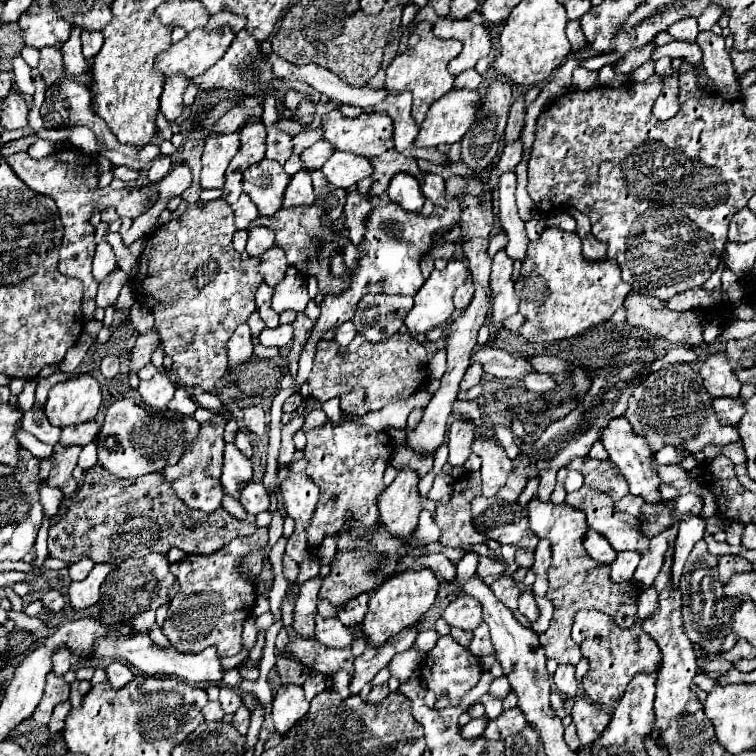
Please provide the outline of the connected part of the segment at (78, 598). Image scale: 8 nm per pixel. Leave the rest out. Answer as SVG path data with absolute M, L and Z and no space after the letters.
M99 563L93 567L93 571L87 575L87 579L83 579L79 583L71 583L69 605L73 609L87 609L87 607L95 605L99 599L99 587L113 569L115 569L113 563Z

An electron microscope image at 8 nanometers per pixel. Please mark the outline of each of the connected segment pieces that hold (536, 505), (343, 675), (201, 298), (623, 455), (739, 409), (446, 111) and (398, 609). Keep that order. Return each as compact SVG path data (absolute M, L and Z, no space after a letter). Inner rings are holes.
M531 499L527 513L529 513L531 531L539 539L547 539L551 543L551 553L553 553L551 567L547 571L547 577L549 577L547 599L553 601L555 613L553 613L549 629L539 635L539 641L545 647L547 659L555 659L557 663L577 665L581 659L581 651L575 645L575 641L571 639L571 627L573 627L573 619L575 619L577 611L597 609L597 611L603 611L609 617L613 617L613 621L619 627L623 627L623 629L633 627L639 595L643 593L643 585L639 585L637 581L613 583L611 575L609 575L611 567L597 565L587 555L587 551L583 547L583 539L587 533L587 517L583 515L583 511L579 511L567 503L553 505L553 503L539 503L537 499Z
M341 670L332 674L327 680L327 689L339 691L339 695L345 699L345 697L349 697L349 695L351 695L351 693L349 693L349 683L351 683L351 677L349 677L349 673ZM329 680L331 680L330 686Z
M223 199L193 203L185 215L159 227L147 237L145 249L139 257L137 273L129 281L135 299L151 309L165 353L173 357L173 365L167 371L167 377L177 387L183 387L189 397L193 397L197 387L211 391L227 373L225 343L233 331L255 311L255 291L263 283L263 275L259 275L259 259L241 259L241 255L233 249L231 235L235 231L233 211Z
M619 417L619 419L611 419L611 423L603 429L599 441L603 443L603 447L607 449L609 453L609 461L613 461L619 469L619 473L625 477L625 481L629 483L629 491L633 495L639 495L643 497L647 503L655 503L659 501L659 477L655 473L655 469L651 469L651 461L653 461L653 451L647 447L645 439L639 437L639 435L633 435L631 431L631 425L625 417Z
M719 397L719 399L713 399L713 409L717 411L717 415L719 415L719 419L723 421L723 423L731 423L731 425L737 425L739 423L739 415L743 415L743 411L745 411L745 399L741 399L741 397L735 397L735 399L731 399L731 397Z
M449 91L437 99L413 141L415 147L437 147L439 143L457 143L475 121L475 111L481 101L479 91Z
M427 567L419 571L407 569L387 579L381 587L377 587L369 599L369 609L361 627L369 637L371 645L383 645L389 637L393 637L401 629L415 625L425 615L425 611L433 605L437 597L437 587L439 587L439 581Z

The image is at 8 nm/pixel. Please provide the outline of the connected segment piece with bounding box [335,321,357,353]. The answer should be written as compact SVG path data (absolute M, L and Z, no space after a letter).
M351 321L343 323L343 325L337 329L335 343L339 343L339 353L343 353L343 351L345 351L345 347L353 341L353 337L355 337L355 335L357 335L357 331L355 331L355 327L353 327L353 323L351 323Z

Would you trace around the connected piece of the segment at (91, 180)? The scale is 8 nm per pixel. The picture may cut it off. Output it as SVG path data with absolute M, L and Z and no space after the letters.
M57 149L53 153L49 153L45 159L31 159L27 153L15 153L15 155L9 155L5 157L7 165L15 171L15 175L33 191L37 193L43 193L47 197L51 197L55 203L57 203L57 209L59 209L59 215L61 215L61 221L63 221L63 243L59 247L59 271L63 275L69 275L69 277L79 277L83 281L83 295L86 299L95 300L98 282L93 279L92 275L92 261L93 255L95 255L95 239L93 239L93 227L89 223L89 217L91 217L91 211L93 209L99 209L103 211L105 207L114 207L118 211L120 217L129 217L129 219L137 219L139 215L145 213L145 203L149 197L153 197L153 203L159 199L159 193L157 191L129 191L129 189L101 189L101 191L95 191L97 187L97 161L93 157L87 157L85 153L81 151L73 151L73 149Z

